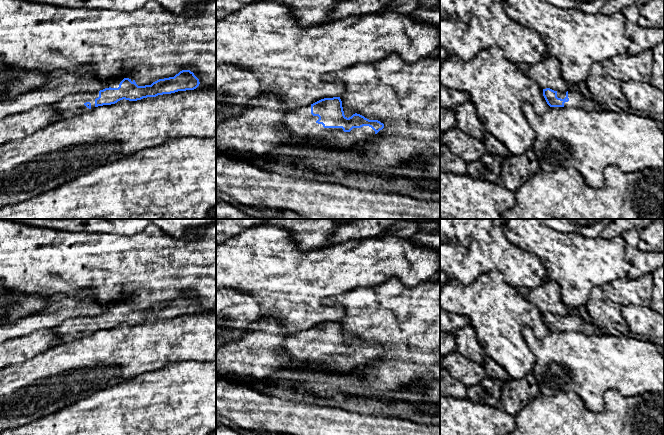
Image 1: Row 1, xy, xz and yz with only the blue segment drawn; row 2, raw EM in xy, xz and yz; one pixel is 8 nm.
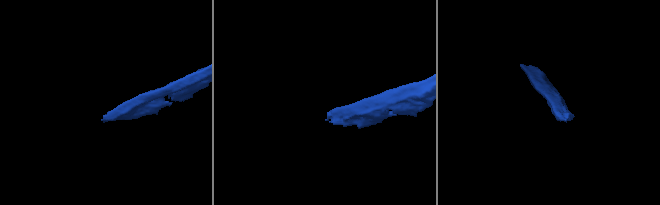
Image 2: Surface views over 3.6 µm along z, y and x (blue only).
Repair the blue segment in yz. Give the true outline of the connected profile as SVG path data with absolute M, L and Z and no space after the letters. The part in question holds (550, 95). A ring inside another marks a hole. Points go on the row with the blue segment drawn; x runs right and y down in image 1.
M543 89L543 96L550 107L578 107L587 111L601 111L603 104L596 99L589 99L578 91L554 91Z

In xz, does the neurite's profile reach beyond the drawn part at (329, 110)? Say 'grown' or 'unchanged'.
grown

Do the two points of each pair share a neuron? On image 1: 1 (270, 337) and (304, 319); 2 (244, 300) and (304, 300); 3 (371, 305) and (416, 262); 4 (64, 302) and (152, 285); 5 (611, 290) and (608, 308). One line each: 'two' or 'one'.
1: two
2: two
3: two
4: two
5: two

